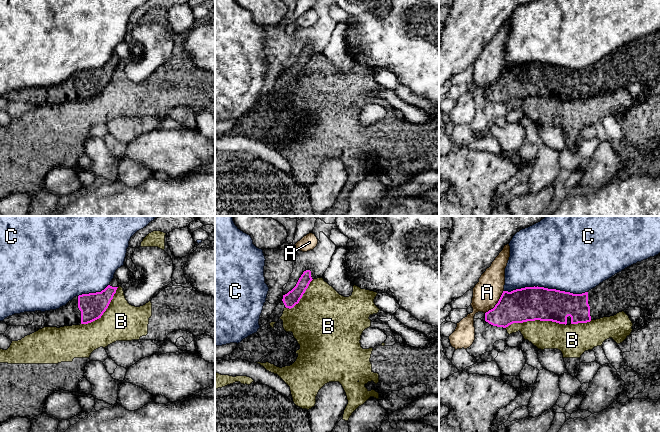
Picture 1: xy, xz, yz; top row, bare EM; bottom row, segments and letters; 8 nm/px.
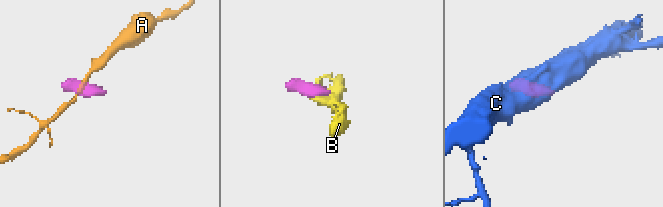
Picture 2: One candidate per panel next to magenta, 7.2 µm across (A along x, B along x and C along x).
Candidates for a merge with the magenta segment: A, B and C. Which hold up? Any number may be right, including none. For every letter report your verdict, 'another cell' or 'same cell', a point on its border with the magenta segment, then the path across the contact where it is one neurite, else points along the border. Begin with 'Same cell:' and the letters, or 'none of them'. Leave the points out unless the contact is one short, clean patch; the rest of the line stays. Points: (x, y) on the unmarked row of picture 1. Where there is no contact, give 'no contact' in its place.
Same cell: none of them
A: another cell; contact yz (497, 79)
B: another cell; contact yz (535, 95)
C: another cell; contact yz (546, 64)

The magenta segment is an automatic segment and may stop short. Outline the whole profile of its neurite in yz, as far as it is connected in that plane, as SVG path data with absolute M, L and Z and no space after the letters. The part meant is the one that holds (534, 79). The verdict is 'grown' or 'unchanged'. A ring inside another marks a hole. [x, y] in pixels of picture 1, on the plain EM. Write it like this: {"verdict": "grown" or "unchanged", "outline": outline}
{"verdict": "grown", "outline": "M660 29L582 70L538 62L503 67L495 83L485 89L485 97L503 104L535 96L570 101L614 92L629 83L641 83L641 93L648 93L659 77Z"}

